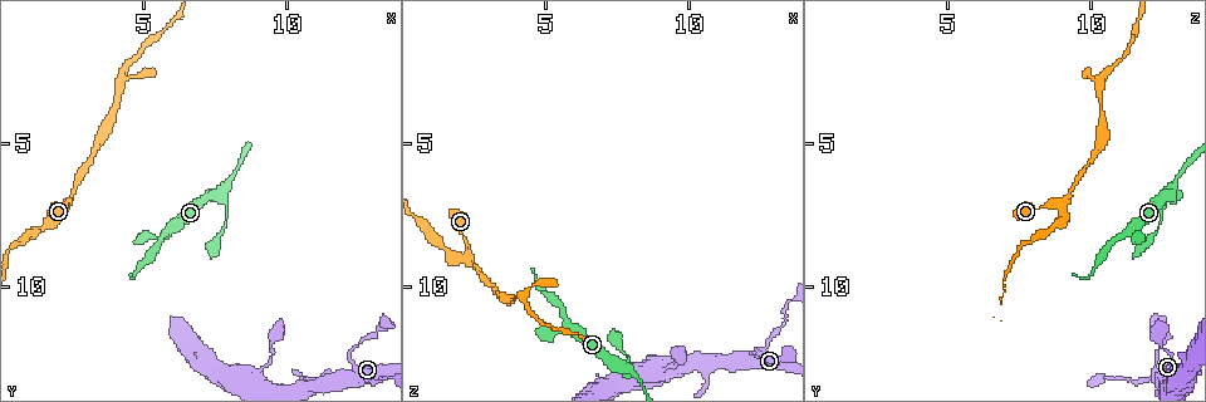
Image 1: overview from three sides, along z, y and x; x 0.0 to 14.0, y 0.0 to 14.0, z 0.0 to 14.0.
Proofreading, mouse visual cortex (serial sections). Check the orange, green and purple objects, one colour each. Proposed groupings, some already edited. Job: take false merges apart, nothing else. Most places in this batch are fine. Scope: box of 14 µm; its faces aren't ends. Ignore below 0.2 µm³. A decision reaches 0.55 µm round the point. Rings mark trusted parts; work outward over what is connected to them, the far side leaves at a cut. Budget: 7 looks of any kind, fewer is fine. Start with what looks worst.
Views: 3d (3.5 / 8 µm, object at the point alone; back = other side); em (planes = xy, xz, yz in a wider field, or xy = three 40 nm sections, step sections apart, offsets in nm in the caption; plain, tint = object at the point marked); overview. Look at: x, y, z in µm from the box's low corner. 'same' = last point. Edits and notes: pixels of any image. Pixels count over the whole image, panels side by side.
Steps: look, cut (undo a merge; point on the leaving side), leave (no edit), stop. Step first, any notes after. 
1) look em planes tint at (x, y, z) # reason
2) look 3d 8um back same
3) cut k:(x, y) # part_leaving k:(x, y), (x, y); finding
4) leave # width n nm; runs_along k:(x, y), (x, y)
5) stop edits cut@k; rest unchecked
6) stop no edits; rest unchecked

look em xy step 2 tint at (7.5, 6.8, 12.8) # abrupt turn

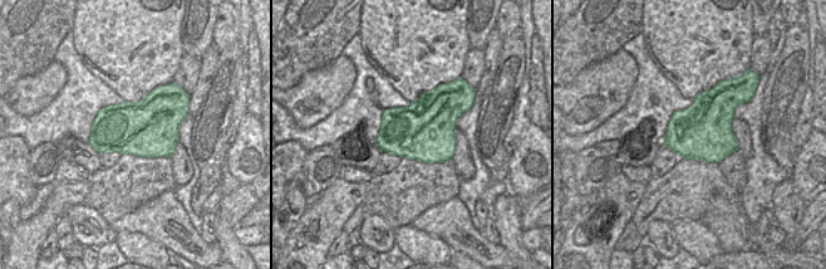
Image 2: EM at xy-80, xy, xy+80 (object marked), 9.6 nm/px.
look 3d 3.5um back same

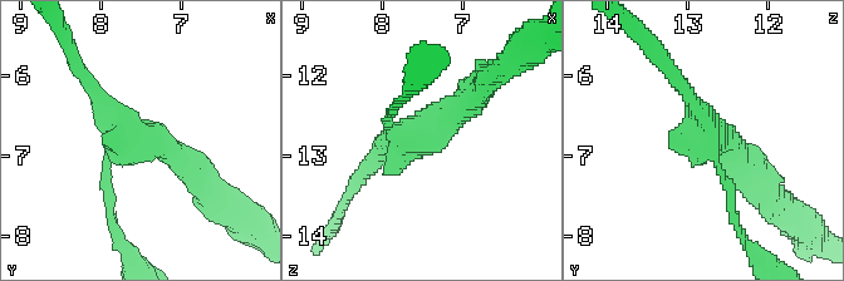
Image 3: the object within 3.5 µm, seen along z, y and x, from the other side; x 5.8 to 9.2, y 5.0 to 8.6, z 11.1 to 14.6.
leave # width 600 nm; runs_along 3:(197, 171), (128, 139), (104, 162), (108, 205); continuous, no second cell

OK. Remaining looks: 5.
look em xy step 5 tint at (2.4, 7.2, 9.0) # thick turns thin

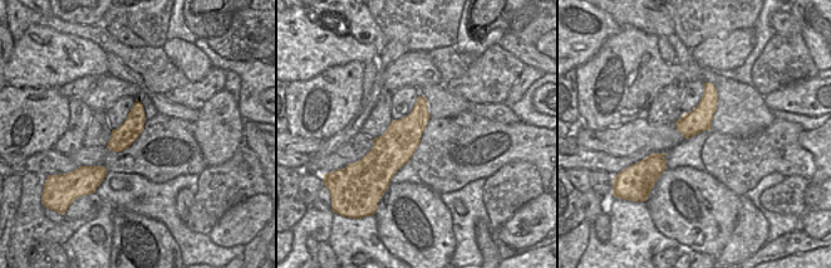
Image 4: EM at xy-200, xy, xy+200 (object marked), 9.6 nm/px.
look 3d 3.5um same # wider look

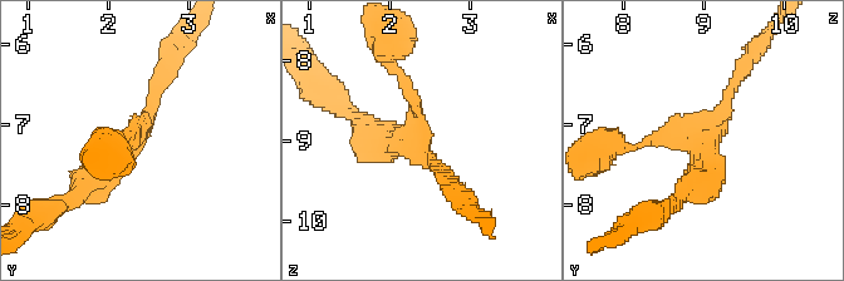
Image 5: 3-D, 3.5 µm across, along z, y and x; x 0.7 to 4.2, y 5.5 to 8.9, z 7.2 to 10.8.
leave # runs_along 5:(627, 146), (707, 138), (740, 77); continuous, no second cell

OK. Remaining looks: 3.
look 3d 3.5um at (13.3, 13.2, 11.0) # thin neck

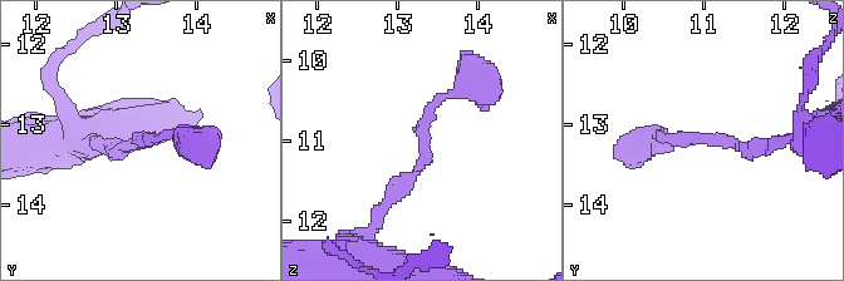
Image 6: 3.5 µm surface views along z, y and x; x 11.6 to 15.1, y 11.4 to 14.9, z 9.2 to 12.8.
look em xy step 2 tint at (13.30, 13.25, 11.00) # arm_widths 150, 200 nm

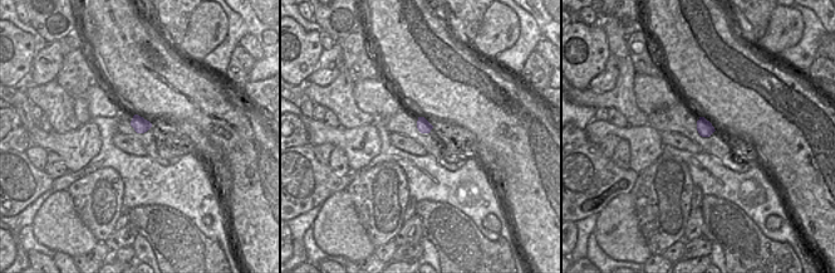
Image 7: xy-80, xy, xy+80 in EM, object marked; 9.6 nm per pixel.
leave # runs_along 6:(381, 210), (423, 161), (431, 107), (470, 78); continuous, no second cell

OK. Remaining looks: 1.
stop no edits; rest unchecked

